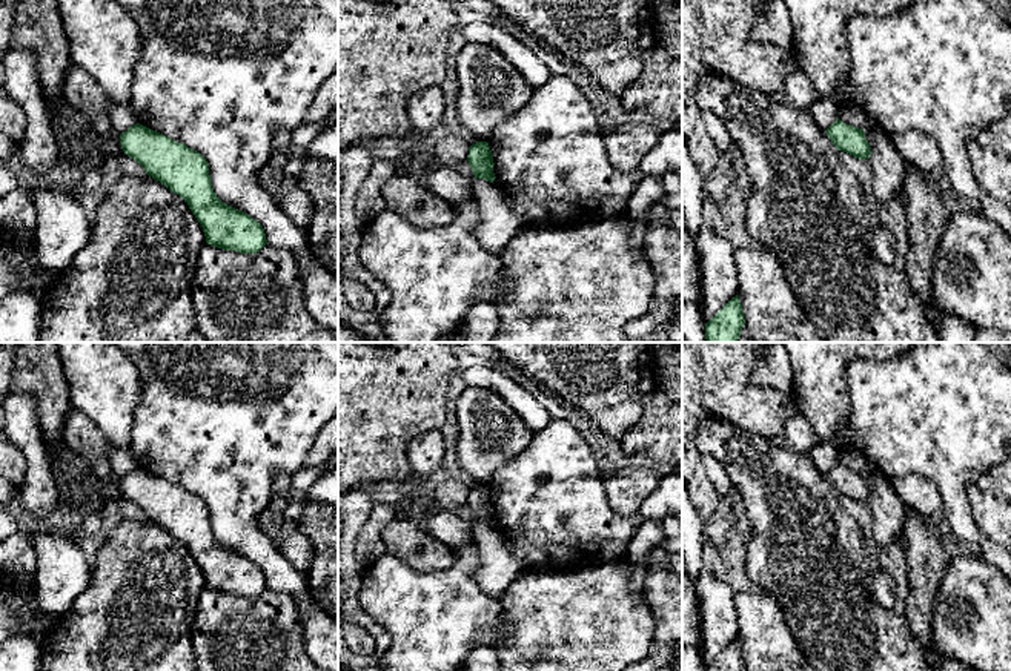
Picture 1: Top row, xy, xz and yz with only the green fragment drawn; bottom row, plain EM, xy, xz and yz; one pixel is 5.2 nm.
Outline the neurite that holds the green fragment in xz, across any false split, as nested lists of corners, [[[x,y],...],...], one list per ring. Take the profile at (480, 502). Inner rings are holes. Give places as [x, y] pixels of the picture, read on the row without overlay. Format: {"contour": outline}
{"contour": [[[478,485],[469,491],[467,505],[473,514],[475,524],[482,522],[490,527],[495,525],[493,502],[487,485]]]}

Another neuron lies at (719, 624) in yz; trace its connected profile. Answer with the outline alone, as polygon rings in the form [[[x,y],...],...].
[[[710,571],[696,579],[696,594],[701,608],[704,665],[708,666],[733,640],[738,639],[738,614],[734,593],[730,585]]]

